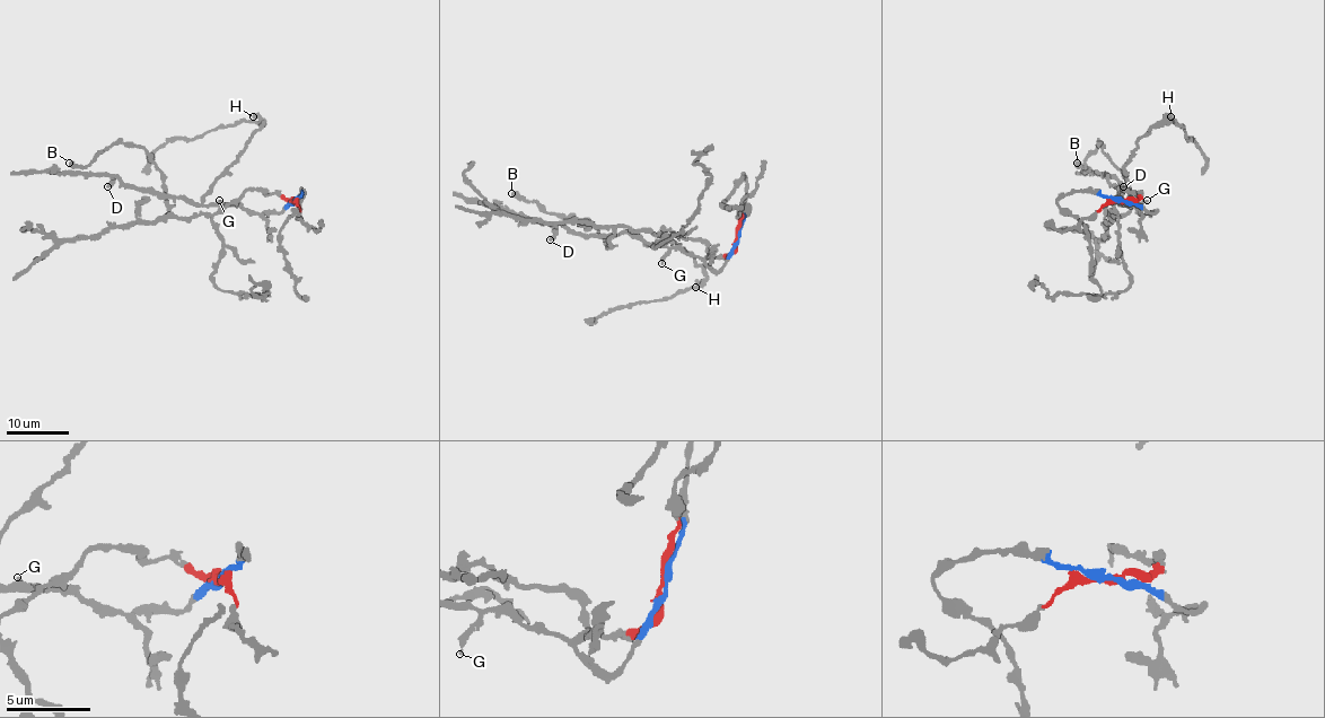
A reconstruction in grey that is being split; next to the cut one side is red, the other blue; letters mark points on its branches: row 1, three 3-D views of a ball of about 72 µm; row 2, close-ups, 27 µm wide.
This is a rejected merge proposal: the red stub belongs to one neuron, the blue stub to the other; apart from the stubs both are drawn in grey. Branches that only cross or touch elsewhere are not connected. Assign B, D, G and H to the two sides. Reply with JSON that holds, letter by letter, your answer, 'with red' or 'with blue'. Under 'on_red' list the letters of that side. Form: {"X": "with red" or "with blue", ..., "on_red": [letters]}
{"B": "with red", "D": "with blue", "G": "with blue", "H": "with blue", "on_red": ["B"]}

